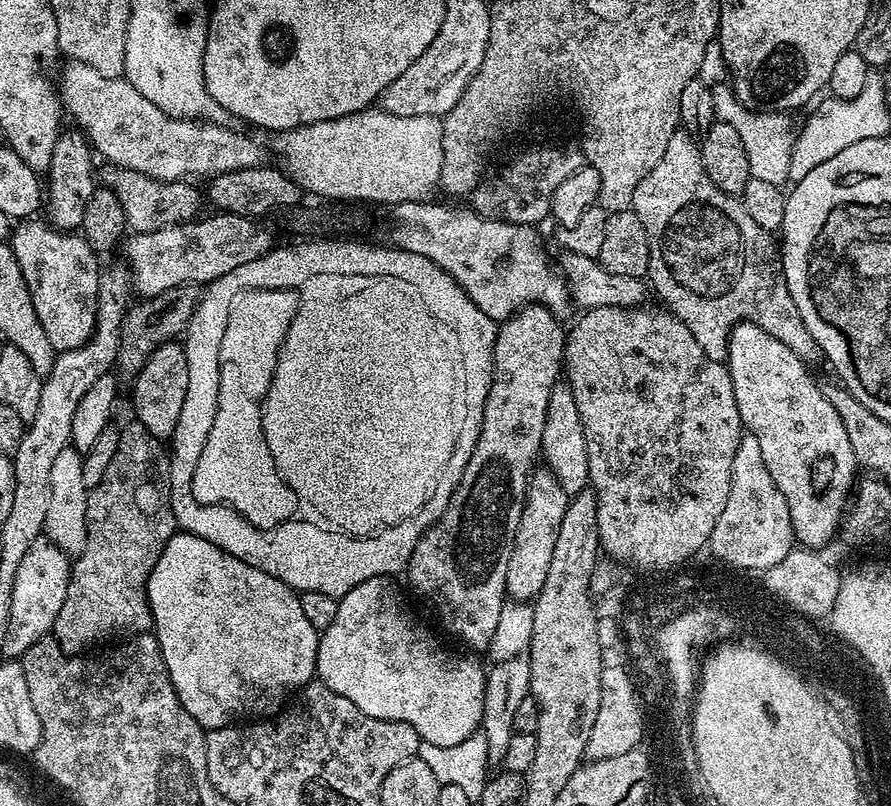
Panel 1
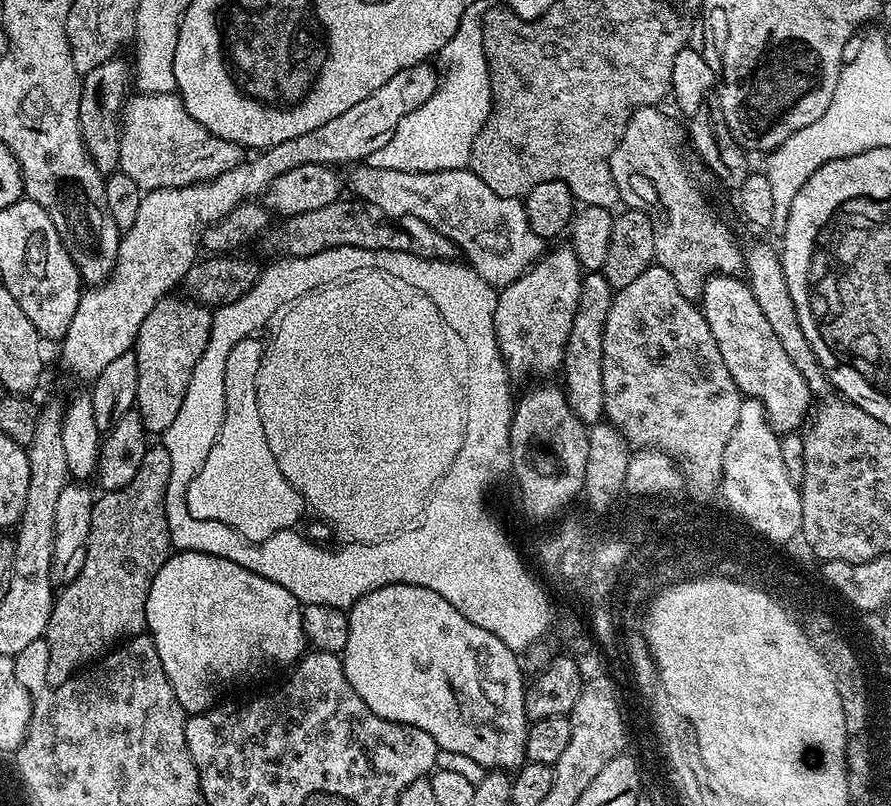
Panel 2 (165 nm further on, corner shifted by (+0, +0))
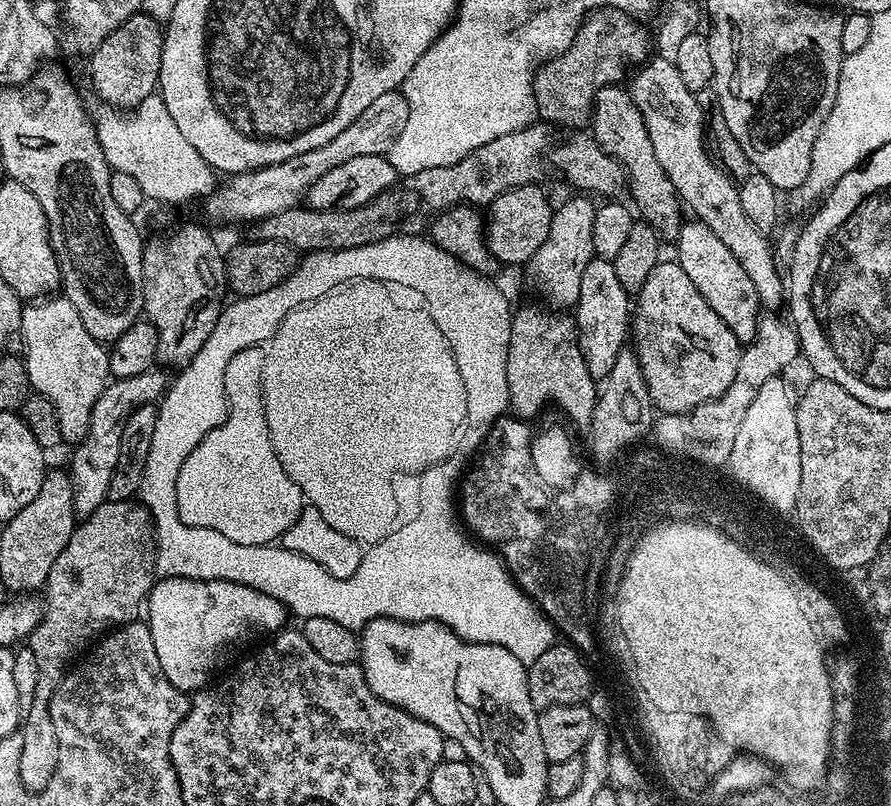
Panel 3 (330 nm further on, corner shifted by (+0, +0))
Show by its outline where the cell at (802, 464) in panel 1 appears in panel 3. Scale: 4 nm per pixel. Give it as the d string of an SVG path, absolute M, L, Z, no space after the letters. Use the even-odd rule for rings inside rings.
M699 222L683 223L680 234L675 241L675 255L678 263L686 274L690 274L690 282L698 286L698 294L710 302L710 310L730 326L734 338L738 338L741 345L748 344L756 337L756 327L760 325L762 305L758 298L758 290L754 290L754 282L750 282L750 274L742 270L742 262L730 254L726 242L714 234L705 224Z

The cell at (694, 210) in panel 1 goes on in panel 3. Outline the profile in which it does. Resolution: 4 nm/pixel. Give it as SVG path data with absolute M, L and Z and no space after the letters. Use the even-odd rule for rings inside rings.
M609 86L600 88L592 102L592 119L590 121L591 135L620 164L623 164L626 173L627 191L632 191L636 199L635 207L645 221L660 233L665 241L672 242L679 237L682 218L680 208L682 201L677 196L672 183L668 181L666 170L658 166L658 157L654 154L654 146L650 146L650 134L646 134L646 122L634 106L631 91L624 86Z

